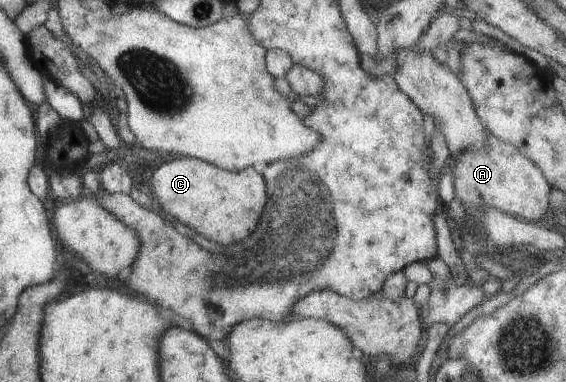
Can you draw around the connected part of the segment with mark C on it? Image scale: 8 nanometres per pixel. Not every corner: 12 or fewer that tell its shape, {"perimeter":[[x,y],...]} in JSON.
{"perimeter":[[188,156],[153,171],[165,214],[226,248],[268,201],[252,167]]}

